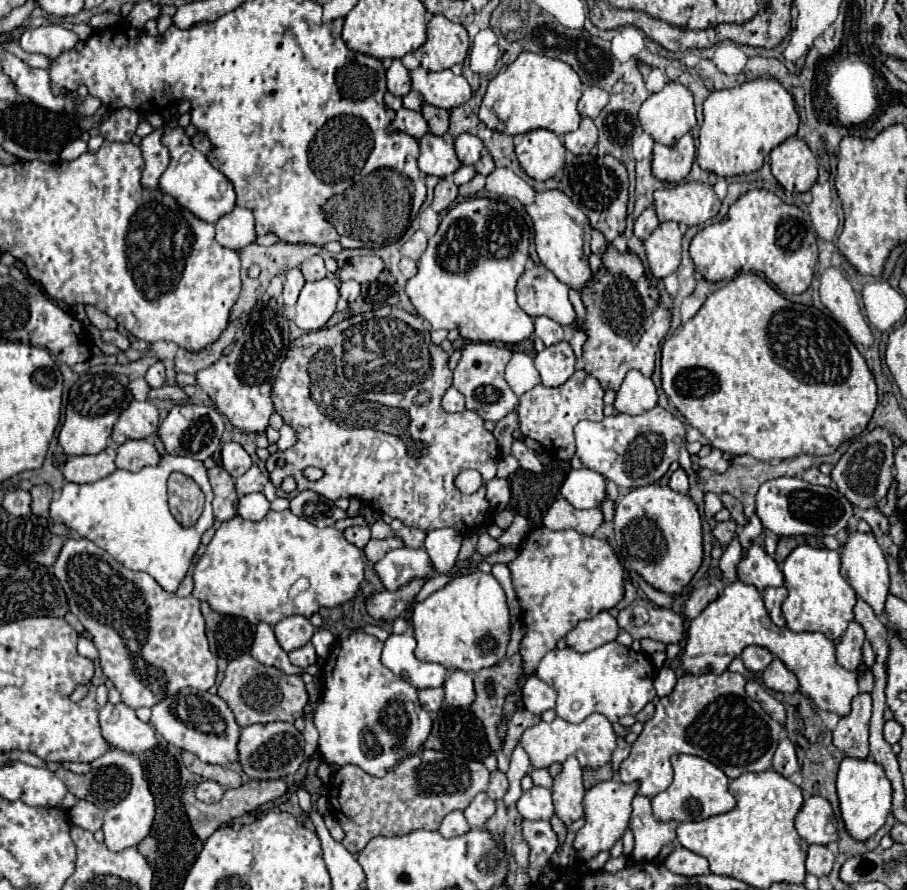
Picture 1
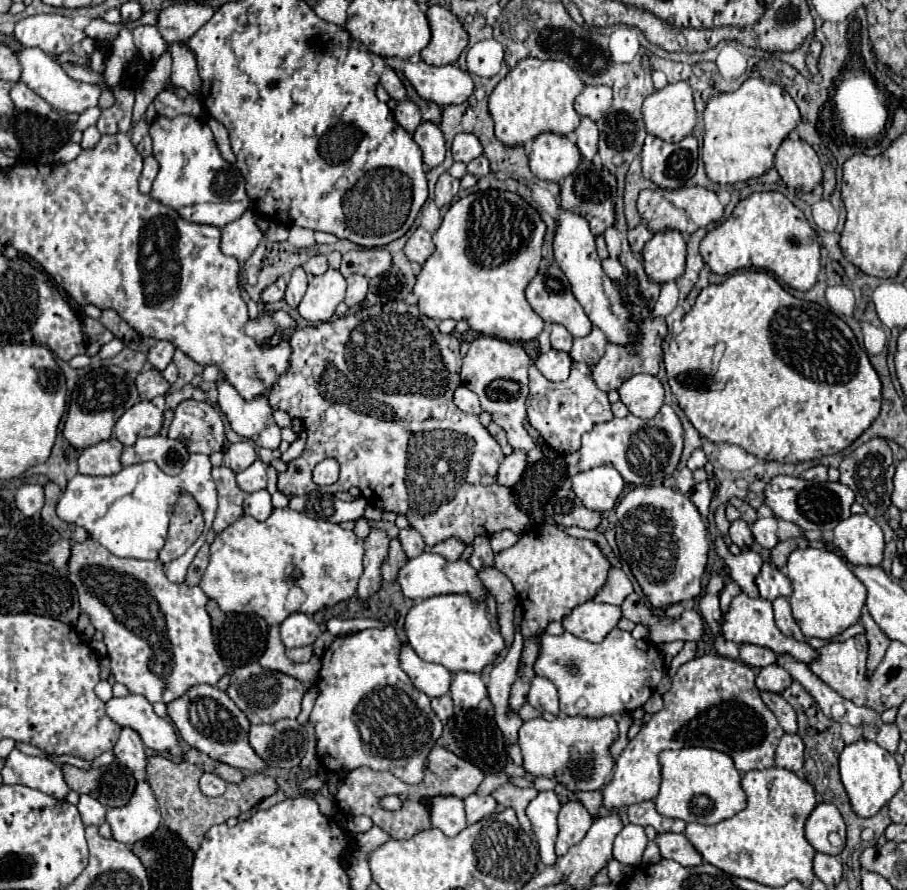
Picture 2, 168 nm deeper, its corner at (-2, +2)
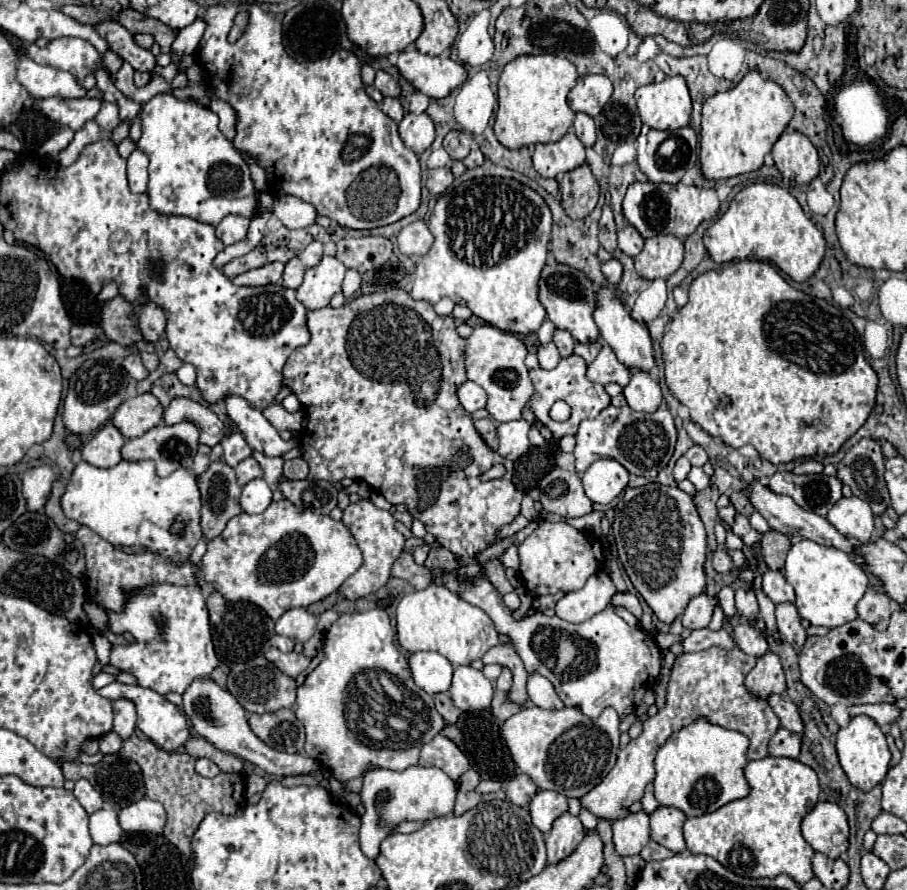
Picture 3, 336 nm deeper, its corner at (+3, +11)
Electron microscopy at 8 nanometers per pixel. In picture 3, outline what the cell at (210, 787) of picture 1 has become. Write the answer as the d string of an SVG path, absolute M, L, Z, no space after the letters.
M199 758L199 760L197 760L195 770L197 770L201 776L205 776L205 778L215 778L215 776L221 772L221 770L219 770L219 766L217 766L215 762L207 760L207 758Z

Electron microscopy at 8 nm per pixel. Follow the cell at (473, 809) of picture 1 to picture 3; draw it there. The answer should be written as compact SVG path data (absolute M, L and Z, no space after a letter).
M457 792L457 802L455 802L455 810L453 810L453 814L455 816L459 816L459 814L465 814L467 810L471 810L471 808L475 808L477 804L479 804L479 800L481 800L481 796L477 794L477 792Z

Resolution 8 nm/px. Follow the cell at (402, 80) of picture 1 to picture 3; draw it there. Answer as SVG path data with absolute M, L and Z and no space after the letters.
M377 70L377 76L375 76L375 84L373 84L383 96L401 96L401 86L399 82L389 76L387 72L383 70Z

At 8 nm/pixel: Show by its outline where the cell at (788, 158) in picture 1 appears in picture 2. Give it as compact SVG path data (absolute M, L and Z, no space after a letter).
M792 131L774 157L782 181L796 191L812 191L822 181L822 167L816 151Z

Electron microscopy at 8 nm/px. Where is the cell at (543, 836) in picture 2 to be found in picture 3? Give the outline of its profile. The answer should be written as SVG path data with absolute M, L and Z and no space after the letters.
M539 790L529 806L533 826L539 828L543 834L547 834L551 830L551 824L563 812L567 812L567 808L569 808L569 804L567 804L567 798L563 794L551 792L551 790Z

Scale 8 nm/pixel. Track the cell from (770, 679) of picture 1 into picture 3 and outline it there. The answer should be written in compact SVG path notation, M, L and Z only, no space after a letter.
M767 652L765 656L757 658L757 664L747 674L745 684L749 692L755 692L755 696L763 696L763 700L767 700L771 694L785 694L785 676L779 656Z

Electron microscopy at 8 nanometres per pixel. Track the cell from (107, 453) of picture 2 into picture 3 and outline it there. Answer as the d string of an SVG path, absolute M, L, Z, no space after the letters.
M109 422L91 438L91 442L85 444L81 454L85 462L97 468L111 468L121 462L123 444L125 444L123 434Z

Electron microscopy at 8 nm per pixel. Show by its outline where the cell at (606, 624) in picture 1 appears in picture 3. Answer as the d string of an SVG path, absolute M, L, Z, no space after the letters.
M605 570L587 580L581 590L567 592L555 606L555 614L567 622L585 622L609 606L615 584Z

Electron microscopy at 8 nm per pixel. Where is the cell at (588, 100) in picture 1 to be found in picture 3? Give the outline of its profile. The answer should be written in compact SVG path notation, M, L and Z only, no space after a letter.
M591 74L581 76L577 80L577 86L569 92L569 106L573 112L583 112L589 116L597 116L607 100L613 94L613 84L603 74Z

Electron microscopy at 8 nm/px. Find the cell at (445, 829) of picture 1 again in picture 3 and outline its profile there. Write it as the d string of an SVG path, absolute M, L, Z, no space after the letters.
M409 766L407 770L395 772L387 768L373 768L363 776L361 800L365 814L361 816L361 850L367 858L379 856L381 842L393 834L393 830L407 820L431 820L453 812L457 784L439 768Z

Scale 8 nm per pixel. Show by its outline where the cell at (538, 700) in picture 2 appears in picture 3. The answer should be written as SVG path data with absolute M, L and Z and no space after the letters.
M531 674L527 680L527 694L531 698L531 702L539 708L545 710L559 710L563 708L563 700L557 696L553 684L541 676L541 674Z

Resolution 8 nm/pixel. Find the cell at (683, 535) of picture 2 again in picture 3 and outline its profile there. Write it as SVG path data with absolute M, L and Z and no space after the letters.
M677 486L627 488L615 508L613 536L629 580L661 622L671 624L693 596L705 592L705 528L691 496Z

